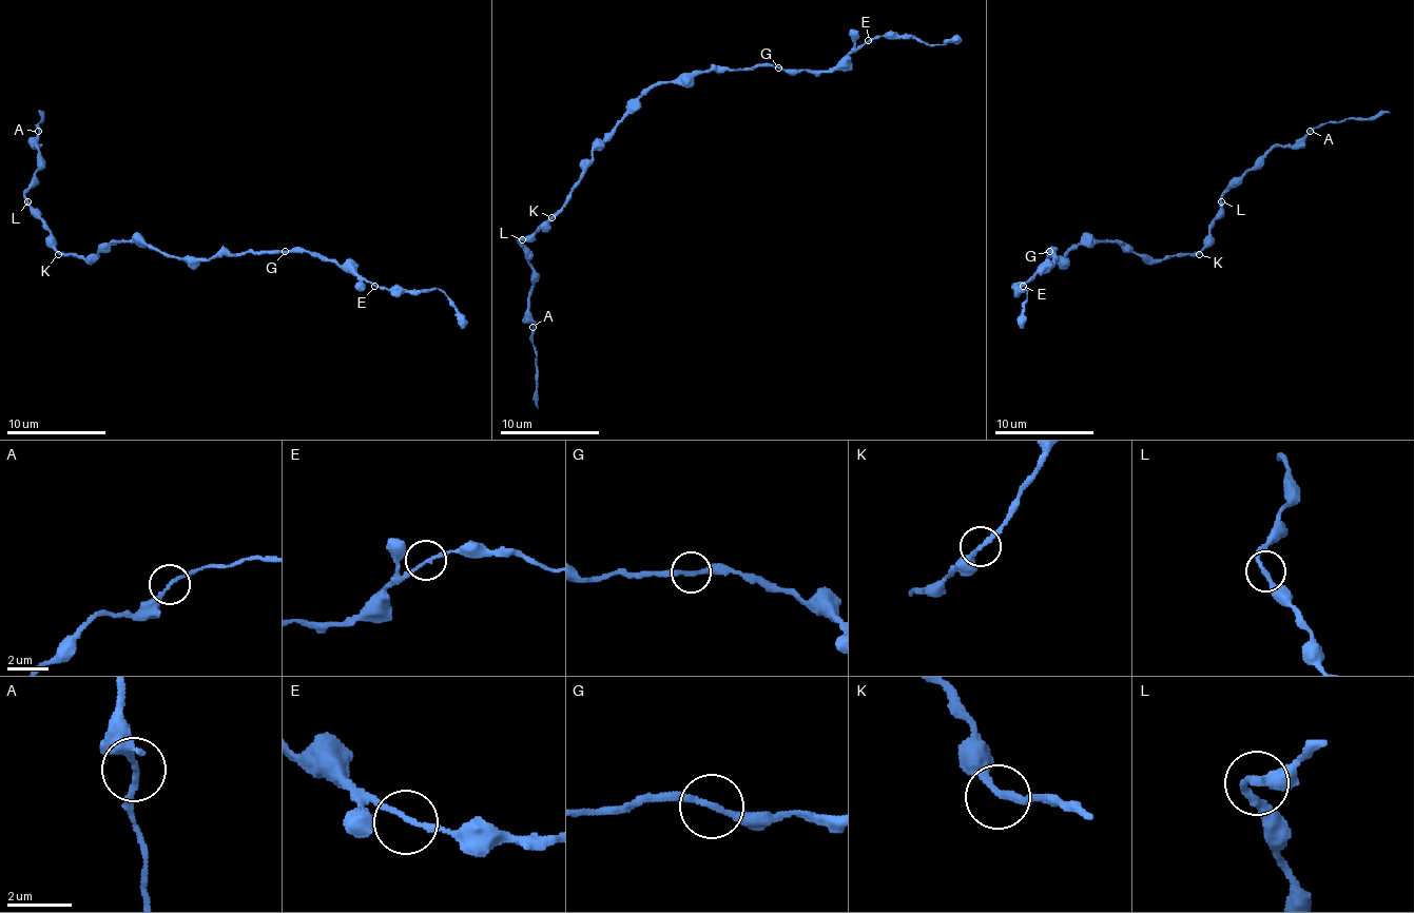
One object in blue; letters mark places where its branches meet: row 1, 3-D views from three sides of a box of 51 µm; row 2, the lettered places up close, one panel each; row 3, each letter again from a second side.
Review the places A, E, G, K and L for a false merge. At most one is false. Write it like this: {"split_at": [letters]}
{"split_at": ["A"]}

